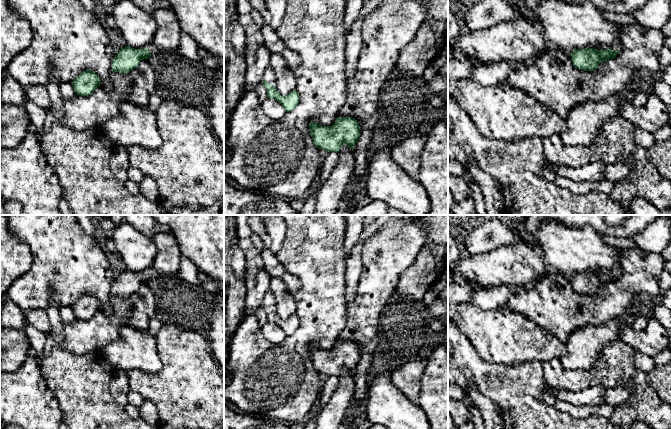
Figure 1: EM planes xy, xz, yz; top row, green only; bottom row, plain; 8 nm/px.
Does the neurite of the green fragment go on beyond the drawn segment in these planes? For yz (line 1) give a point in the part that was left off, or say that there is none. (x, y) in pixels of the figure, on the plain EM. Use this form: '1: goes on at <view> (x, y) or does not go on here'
1: does not go on here

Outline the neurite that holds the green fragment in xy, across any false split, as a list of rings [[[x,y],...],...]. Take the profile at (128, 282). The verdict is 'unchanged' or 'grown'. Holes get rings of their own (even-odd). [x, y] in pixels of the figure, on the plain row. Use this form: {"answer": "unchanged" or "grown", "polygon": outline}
{"answer": "grown", "polygon": [[[149,268],[141,273],[134,273],[126,269],[118,276],[117,279],[114,280],[112,286],[112,295],[127,298],[135,293],[141,284],[148,283],[149,280],[157,279],[162,276],[179,277],[178,273],[174,275],[162,275],[152,268]]]}

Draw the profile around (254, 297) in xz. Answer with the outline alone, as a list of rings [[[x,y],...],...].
[[[262,269],[257,273],[256,285],[252,289],[247,290],[245,295],[244,318],[256,313],[267,294],[267,291],[270,289],[270,282],[271,276],[265,269]]]

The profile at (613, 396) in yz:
[[[628,382],[623,386],[608,388],[604,394],[604,404],[618,405],[624,403],[633,392],[632,383]]]

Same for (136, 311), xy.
[[[147,283],[141,284],[138,290],[127,298],[111,295],[113,308],[111,316],[106,316],[101,310],[88,320],[76,319],[73,323],[63,323],[62,348],[80,355],[88,352],[101,352],[110,342],[120,338],[120,328],[124,325],[136,330],[147,331],[149,322],[155,317],[157,305],[155,295]]]

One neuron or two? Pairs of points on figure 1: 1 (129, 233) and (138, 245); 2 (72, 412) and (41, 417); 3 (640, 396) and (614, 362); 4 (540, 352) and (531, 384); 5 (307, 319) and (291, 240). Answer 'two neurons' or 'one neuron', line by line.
1: one neuron
2: two neurons
3: one neuron
4: two neurons
5: one neuron

